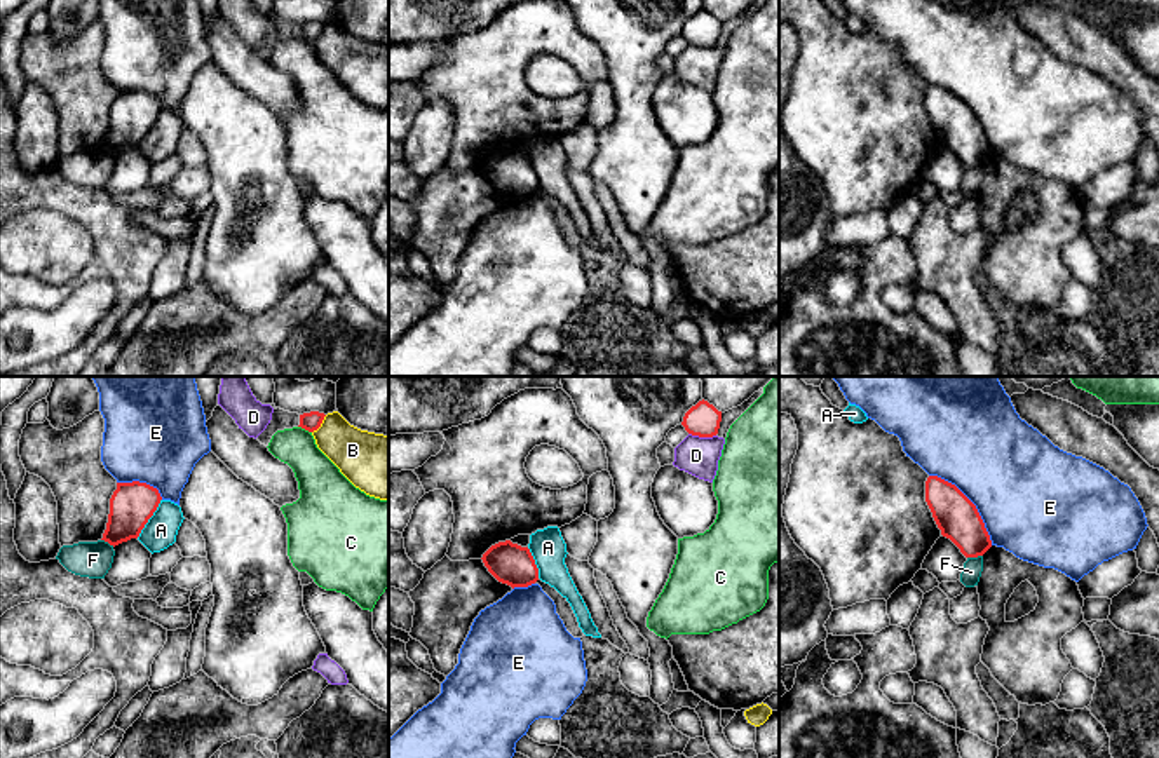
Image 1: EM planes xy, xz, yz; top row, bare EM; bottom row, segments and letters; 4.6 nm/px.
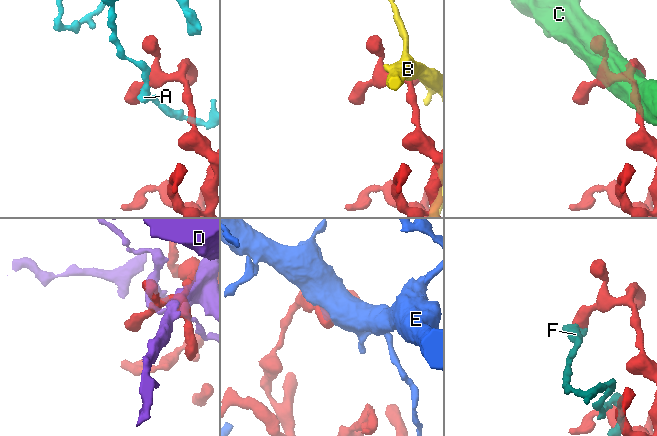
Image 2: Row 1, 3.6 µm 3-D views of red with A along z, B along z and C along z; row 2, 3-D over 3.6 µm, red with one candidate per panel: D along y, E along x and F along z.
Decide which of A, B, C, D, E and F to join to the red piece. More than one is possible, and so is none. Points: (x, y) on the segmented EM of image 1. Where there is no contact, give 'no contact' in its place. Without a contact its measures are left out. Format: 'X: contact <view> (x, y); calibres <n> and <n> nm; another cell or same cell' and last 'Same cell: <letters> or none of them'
A: contact xy (150, 516); calibres 200 and 150 nm; another cell
B: contact xy (321, 422); calibres 90 and 240 nm; another cell
C: contact xy (305, 429); calibres 90 and 200 nm; another cell
D: contact xz (703, 436); calibres 150 and 180 nm; another cell
E: contact yz (971, 502); calibres 200 and 480 nm; another cell
F: contact yz (975, 556); calibres 200 and 90 nm; another cell
Same cell: none of them

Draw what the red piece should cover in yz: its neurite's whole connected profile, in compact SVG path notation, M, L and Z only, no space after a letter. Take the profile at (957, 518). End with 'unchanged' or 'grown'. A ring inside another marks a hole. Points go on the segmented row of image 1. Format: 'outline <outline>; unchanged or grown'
outline M929 476L925 502L941 535L950 538L966 558L983 556L992 547L976 505L955 484Z; unchanged

